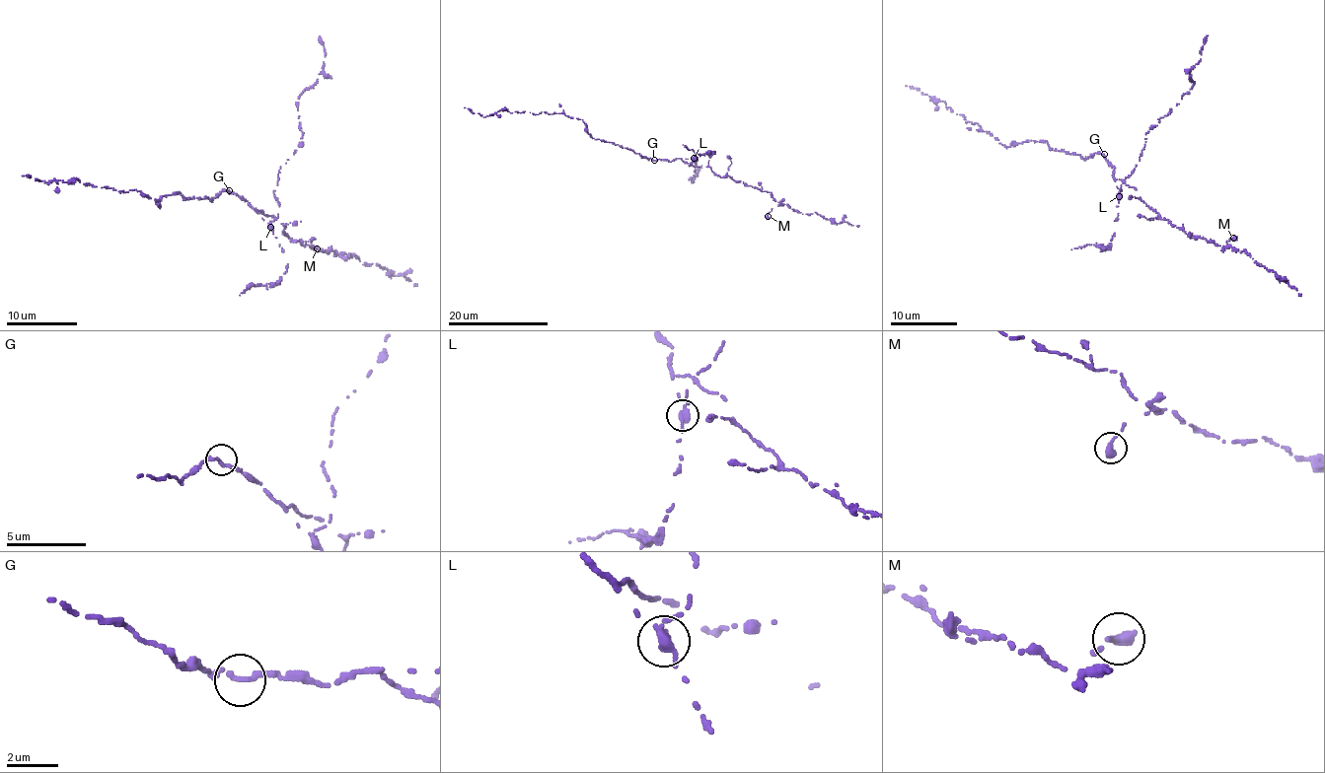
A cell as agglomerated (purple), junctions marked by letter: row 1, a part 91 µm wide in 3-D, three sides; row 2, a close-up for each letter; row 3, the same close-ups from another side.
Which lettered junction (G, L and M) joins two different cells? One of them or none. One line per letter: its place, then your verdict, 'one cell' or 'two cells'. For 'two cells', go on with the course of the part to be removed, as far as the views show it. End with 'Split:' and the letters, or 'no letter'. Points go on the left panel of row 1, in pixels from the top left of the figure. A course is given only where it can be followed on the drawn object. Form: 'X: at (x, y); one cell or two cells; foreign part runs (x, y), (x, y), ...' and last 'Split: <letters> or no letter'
G: at (229, 190); one cell
L: at (270, 227); two cells; foreign part runs (270, 227), (280, 204), (273, 192), (278, 171), (301, 142), (300, 97), (324, 65), (319, 36)
M: at (317, 248); one cell
Split: L

